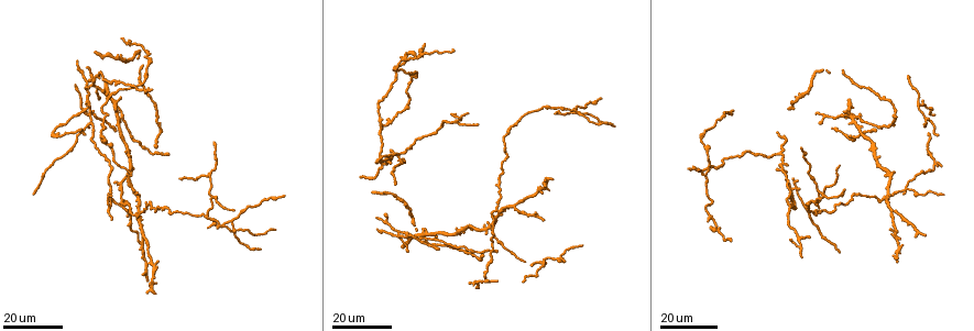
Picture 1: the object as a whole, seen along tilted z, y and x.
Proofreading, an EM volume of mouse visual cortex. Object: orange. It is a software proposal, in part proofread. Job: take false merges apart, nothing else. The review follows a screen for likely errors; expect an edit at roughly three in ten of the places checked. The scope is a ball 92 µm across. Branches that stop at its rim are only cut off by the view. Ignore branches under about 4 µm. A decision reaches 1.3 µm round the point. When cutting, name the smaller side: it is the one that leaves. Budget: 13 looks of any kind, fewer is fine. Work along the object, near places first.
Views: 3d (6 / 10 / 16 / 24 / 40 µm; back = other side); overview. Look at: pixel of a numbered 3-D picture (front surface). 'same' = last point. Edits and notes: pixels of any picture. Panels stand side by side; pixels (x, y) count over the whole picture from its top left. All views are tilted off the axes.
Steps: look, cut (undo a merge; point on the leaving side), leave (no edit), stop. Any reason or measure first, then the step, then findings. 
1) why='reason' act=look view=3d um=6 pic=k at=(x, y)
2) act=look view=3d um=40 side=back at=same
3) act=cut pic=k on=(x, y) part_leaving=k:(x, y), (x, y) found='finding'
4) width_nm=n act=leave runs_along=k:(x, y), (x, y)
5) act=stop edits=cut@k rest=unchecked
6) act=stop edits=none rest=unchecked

act=look view=3d um=16 pic=1 at=(427, 238)

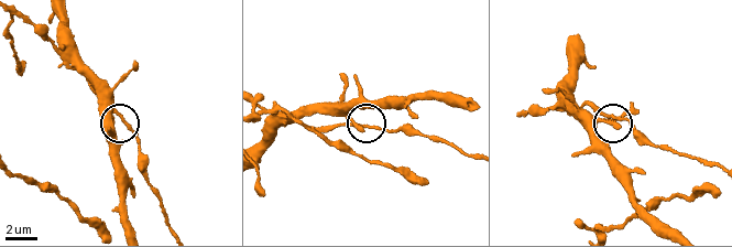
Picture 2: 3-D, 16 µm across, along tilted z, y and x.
act=look view=3d um=10 pic=2 at=(114, 113)

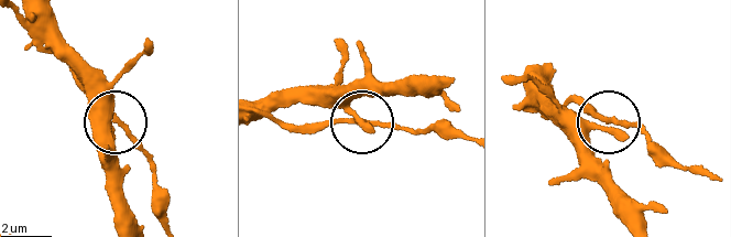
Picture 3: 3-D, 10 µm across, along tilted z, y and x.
act=leave found='one cell here'

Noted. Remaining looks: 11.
why='three-way junction' act=look view=3d um=16 pic=1 at=(838, 118)

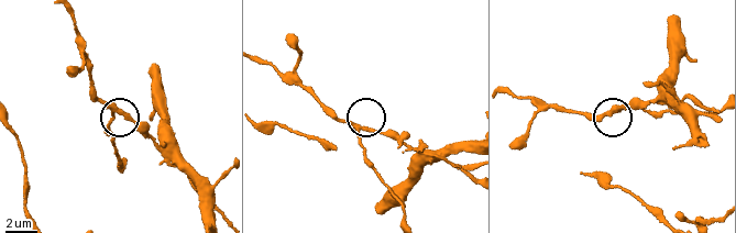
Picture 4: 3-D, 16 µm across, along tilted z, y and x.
act=look view=3d um=10 pic=4 at=(114, 107)

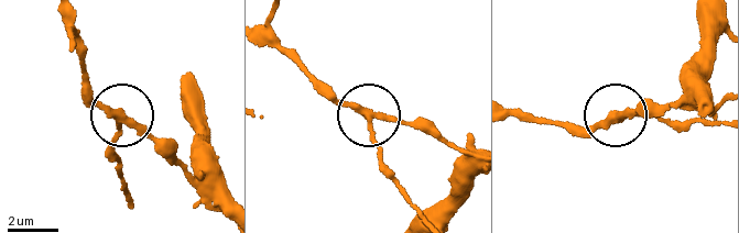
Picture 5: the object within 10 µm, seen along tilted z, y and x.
arms=3 act=leave runs_along=5:(226, 217), (192, 177), (126, 121), (107, 154) found='all the same cell'

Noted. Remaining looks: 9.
act=look view=3d um=16 pic=1 at=(782, 169)

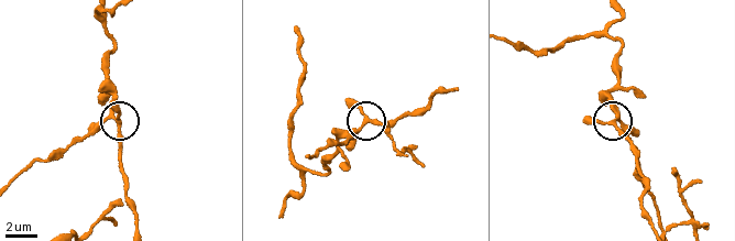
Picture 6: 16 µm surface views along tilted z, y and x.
why='zoom in' act=look view=3d um=6 pic=6 at=(113, 118)

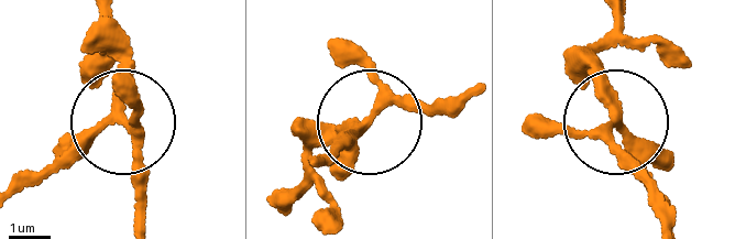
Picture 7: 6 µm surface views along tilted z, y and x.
why='from behind' act=look view=3d um=6 side=back pic=7 at=(366, 121)

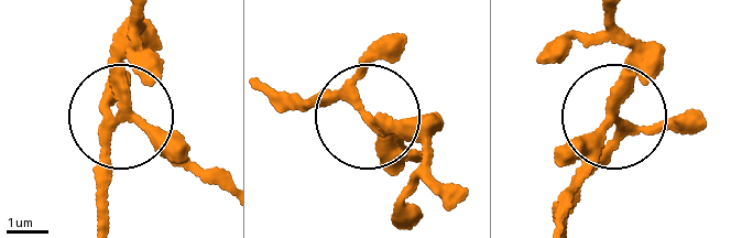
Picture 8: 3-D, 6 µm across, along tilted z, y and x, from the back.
act=leave runs_along=8:(133, 15), (99, 219) found='continuous, no second cell'

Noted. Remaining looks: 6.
why='a fork' act=look view=3d um=16 pic=1 at=(108, 206)

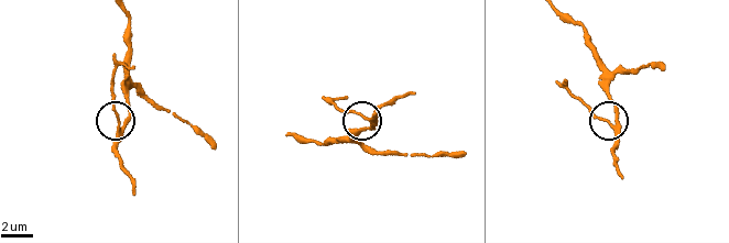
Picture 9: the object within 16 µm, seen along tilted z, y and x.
act=look view=3d um=10 pic=9 at=(614, 128)

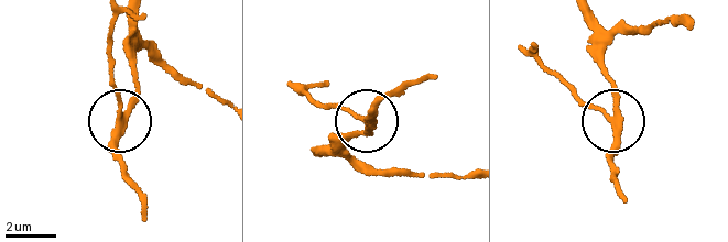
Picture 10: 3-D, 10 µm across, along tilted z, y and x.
act=cut pic=10 on=(119, 99) part_leaving=10:(115, 135), (110, 43), (116, 18) found='two cells meet here'

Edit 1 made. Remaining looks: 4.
why='four arms meet' act=look view=3d um=24 pic=1 at=(580, 112)

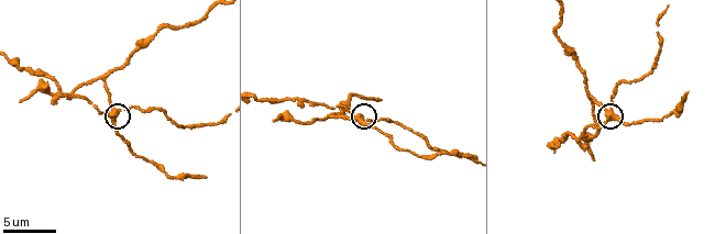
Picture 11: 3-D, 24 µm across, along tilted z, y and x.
why='zoom in' act=look view=3d um=10 pic=11 at=(116, 109)

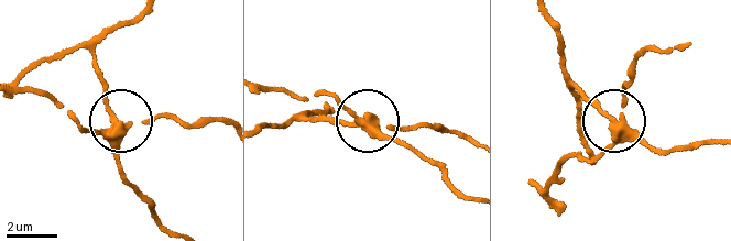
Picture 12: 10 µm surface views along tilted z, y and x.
arms=4 act=cut pic=12 on=(104, 100) found='two cells meet here'

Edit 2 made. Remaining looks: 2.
why='thin arm on a thick one' act=look view=3d um=16 pic=1 at=(495, 237)

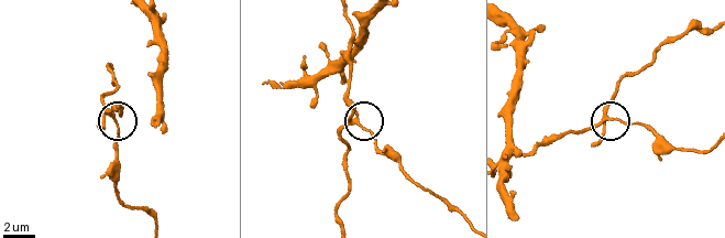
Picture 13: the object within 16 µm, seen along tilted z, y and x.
act=look view=3d um=10 pic=13 at=(603, 117)

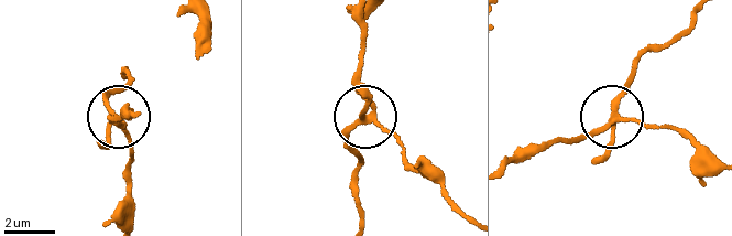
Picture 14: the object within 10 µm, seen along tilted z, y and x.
arms=4 act=leave found='all the same cell'

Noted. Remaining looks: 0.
act=stop edits=cut@10,cut@12 rest=unchecked

